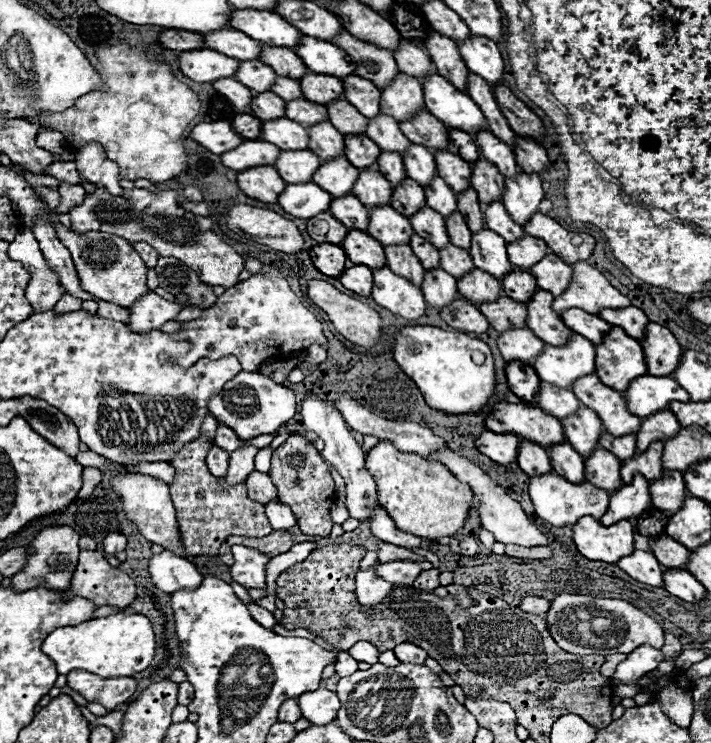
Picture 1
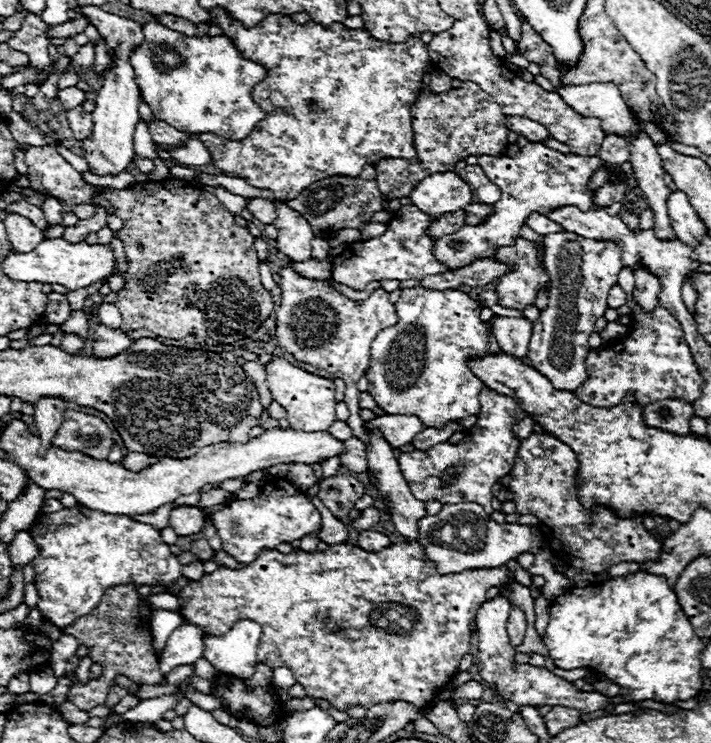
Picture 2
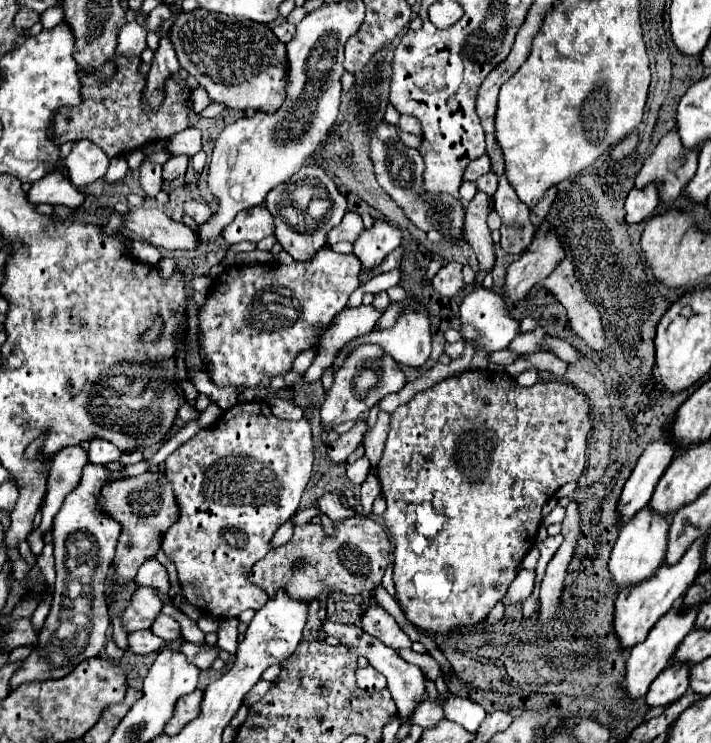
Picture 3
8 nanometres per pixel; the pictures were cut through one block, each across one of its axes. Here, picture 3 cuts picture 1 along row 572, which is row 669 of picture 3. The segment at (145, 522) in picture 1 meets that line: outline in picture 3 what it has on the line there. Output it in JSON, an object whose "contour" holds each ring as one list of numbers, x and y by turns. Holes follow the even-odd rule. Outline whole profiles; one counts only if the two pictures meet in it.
{"contour":[[182,642,180,644,180,652,192,662,196,664,200,670,208,670,214,660,218,658,220,648,218,646,208,646,208,644,190,644,190,642]]}

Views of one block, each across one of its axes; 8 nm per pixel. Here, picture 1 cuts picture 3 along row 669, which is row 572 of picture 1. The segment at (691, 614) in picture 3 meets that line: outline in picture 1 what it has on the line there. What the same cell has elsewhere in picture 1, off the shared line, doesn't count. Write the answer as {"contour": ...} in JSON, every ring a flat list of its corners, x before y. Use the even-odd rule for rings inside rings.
{"contour":[[636,550,636,554,622,558,618,566,638,582,644,582,650,586,664,586,664,568,652,552]]}

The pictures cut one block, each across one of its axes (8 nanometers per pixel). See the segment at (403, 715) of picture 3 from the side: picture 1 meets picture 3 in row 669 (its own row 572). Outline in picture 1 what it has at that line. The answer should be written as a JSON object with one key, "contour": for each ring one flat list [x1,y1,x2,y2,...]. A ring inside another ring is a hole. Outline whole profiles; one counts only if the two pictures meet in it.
{"contour":[[384,562,374,566,376,574,392,584,412,584,422,568,414,562]]}

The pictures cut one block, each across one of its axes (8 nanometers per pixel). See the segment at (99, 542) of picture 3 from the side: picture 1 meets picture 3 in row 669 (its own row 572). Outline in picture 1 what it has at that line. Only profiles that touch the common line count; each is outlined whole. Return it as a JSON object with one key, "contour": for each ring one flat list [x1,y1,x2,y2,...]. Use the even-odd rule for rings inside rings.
{"contour":[[70,526,40,530,40,534,32,540,32,546,28,546,28,554,30,554,28,564,16,576,12,576,12,586,16,586,16,590,26,590,36,582,44,582,46,586,52,586,56,590,68,588,78,564,78,554,80,554,78,540,80,540,80,534,76,534]]}

